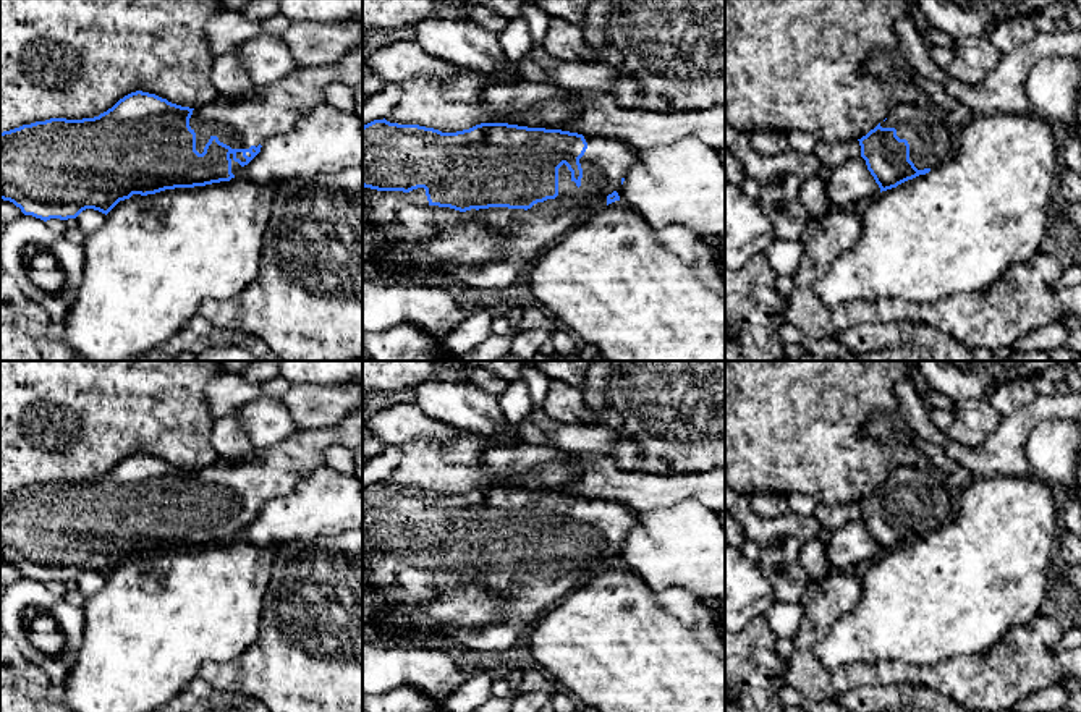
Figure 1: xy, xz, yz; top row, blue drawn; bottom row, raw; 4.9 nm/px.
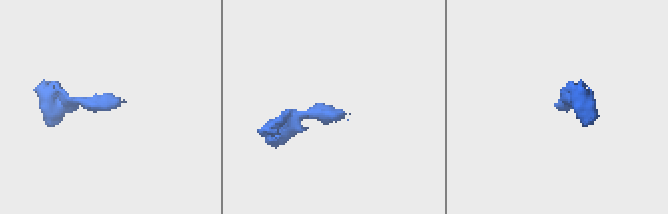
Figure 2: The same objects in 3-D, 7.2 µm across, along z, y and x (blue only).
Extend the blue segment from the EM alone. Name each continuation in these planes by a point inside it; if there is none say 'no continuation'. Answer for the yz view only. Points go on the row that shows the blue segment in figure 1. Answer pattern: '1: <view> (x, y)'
1: yz (931, 143)

